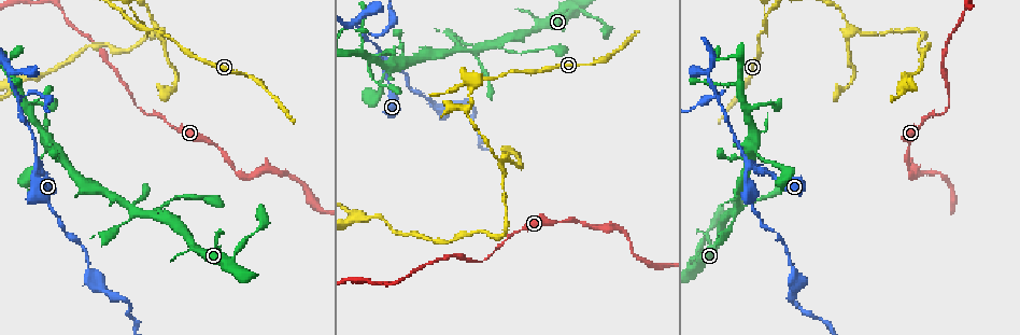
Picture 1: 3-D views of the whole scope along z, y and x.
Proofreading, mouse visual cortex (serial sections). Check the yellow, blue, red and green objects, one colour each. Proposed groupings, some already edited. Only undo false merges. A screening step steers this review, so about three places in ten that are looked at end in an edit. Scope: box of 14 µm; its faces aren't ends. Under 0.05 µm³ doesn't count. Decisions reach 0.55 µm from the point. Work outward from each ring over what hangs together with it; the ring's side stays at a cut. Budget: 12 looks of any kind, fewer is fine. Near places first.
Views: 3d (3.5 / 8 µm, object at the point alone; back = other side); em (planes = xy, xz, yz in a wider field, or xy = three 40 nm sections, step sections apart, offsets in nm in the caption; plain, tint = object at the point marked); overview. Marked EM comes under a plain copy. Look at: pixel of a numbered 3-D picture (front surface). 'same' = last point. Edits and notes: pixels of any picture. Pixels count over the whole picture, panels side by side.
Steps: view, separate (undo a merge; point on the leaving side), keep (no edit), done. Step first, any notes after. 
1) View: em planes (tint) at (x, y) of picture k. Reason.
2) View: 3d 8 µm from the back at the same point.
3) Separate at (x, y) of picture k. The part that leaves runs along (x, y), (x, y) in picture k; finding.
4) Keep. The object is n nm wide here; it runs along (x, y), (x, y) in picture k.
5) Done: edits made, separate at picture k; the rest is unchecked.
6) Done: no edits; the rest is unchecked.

View: 3d 8 µm at (750, 165) of picture 1. Two arms in line, one across.

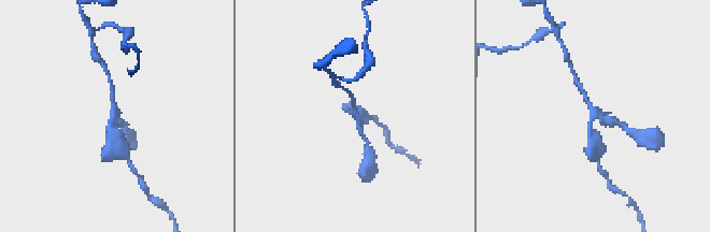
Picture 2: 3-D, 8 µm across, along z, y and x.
View: 3d 3.5 µm at (354, 113) of picture 2.

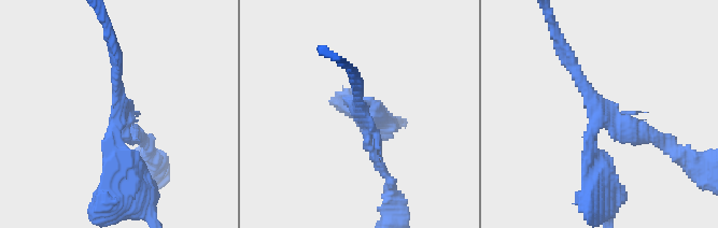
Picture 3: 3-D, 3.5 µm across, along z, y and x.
View: em planes (tint) at (120, 121) of picture 3. 3 arms meet here; the arms are 200, 200, 400 nm wide; shape alone is not enough.

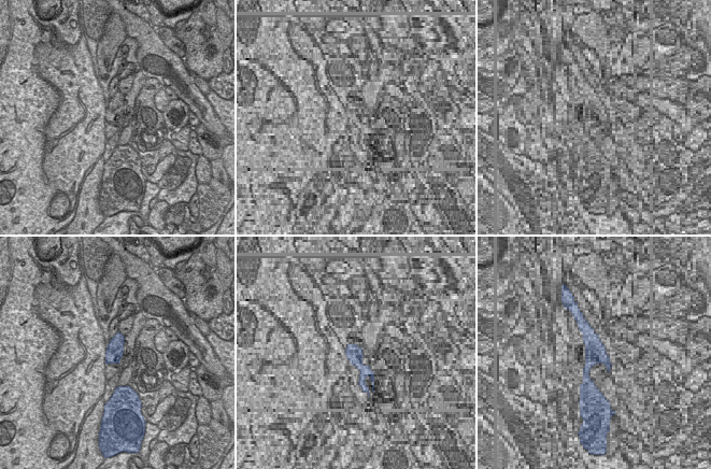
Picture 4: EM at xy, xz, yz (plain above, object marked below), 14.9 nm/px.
Keep. It runs along (659, 138), (599, 122), (590, 155), (601, 184) in picture 3; all the same cell.

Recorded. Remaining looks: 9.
View: 3d 3.5 µm at (793, 263) of picture 1. Branch point.

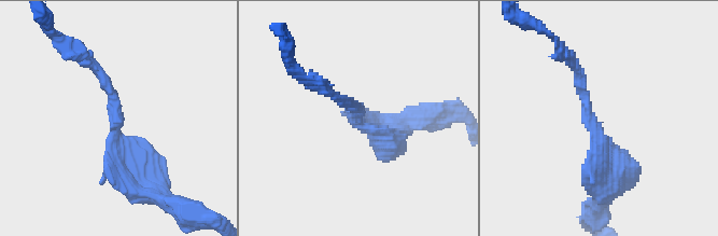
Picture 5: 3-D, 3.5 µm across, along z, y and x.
View: em xy step 1 (tint) at (597, 126) of picture 5.

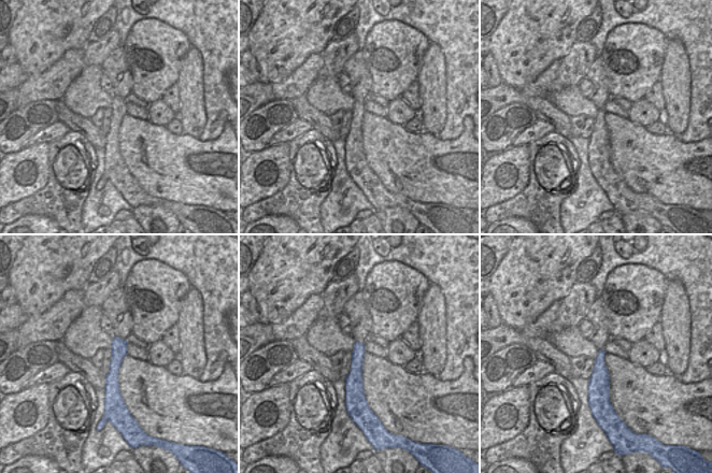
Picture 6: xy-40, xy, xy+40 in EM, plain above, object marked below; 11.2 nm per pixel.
Keep. The object is 160 nm wide here; it runs along (117, 340), (112, 401) in picture 6; all the same cell.

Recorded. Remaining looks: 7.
View: 3d 3.5 µm at (503, 40) of picture 1. Arms part here.

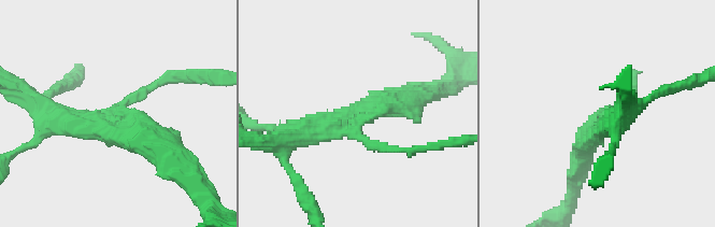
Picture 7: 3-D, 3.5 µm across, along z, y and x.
View: em xy step 1 (tint) at (594, 135) of picture 7. 3 arms meet here; the arms are 150, 300, 350 nm wide; need the tissue.

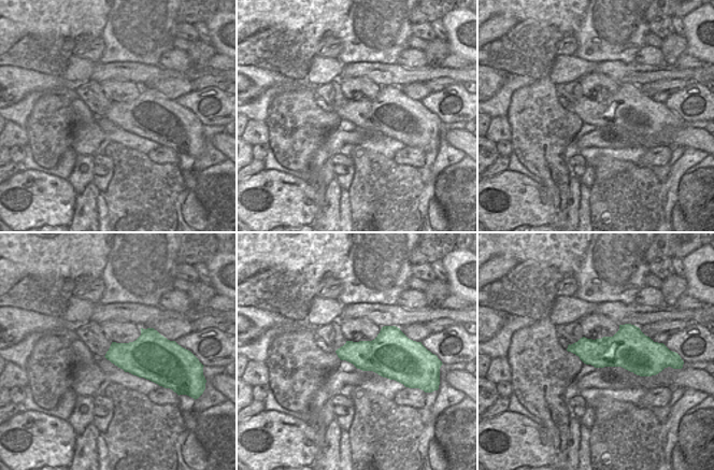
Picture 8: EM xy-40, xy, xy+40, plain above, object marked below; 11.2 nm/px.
Keep. It runs along (179, 166), (142, 133), (56, 116) in picture 7; all the same cell.

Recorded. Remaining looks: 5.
View: 3d 3.5 µm at (483, 77) of picture 1. Two arms at a narrow angle.

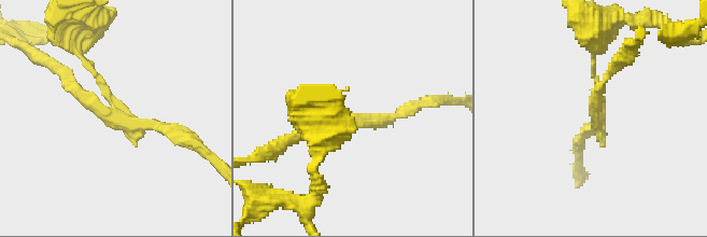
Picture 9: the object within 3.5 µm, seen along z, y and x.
View: em planes (tint) at (358, 120) of picture 9. Shape alone is not enough.

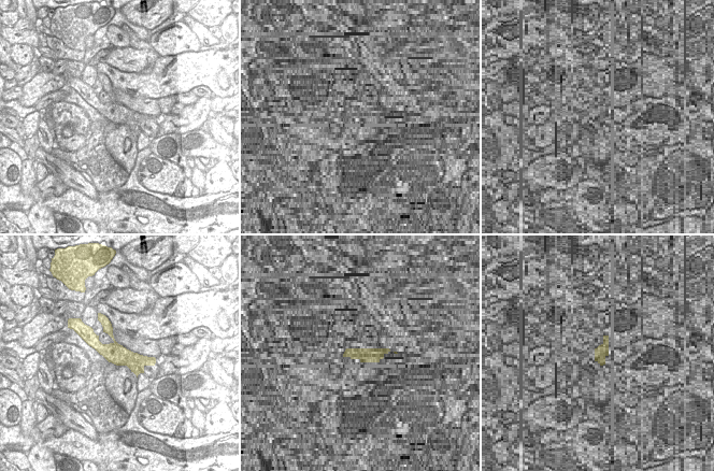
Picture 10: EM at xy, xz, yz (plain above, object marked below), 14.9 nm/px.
Separate at (90, 67) of picture 9. The object is 300 nm wide here; the part that leaves runs along (115, 107), (75, 51), (82, 24) in picture 9; a second cell is stuck on.

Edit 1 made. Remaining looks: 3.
View: 3d 3.5 µm at (718, 100) of picture 1. Sharp bend.

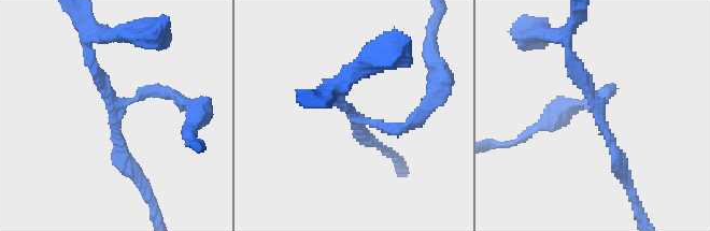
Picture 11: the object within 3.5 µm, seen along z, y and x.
View: em xy step 3 (tint) at (601, 110) of picture 11. 3 arms meet here; the arms are 200, 200, 200 nm wide.

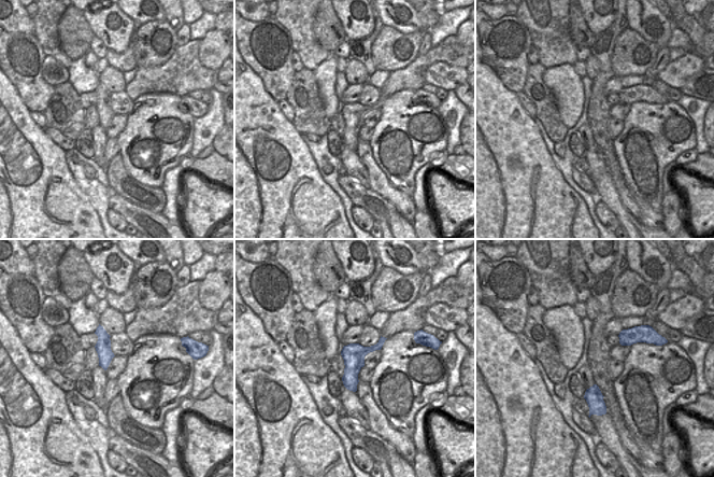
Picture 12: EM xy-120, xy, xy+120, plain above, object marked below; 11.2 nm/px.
View: em xy step 1 (tint) at the same point. Another direction.

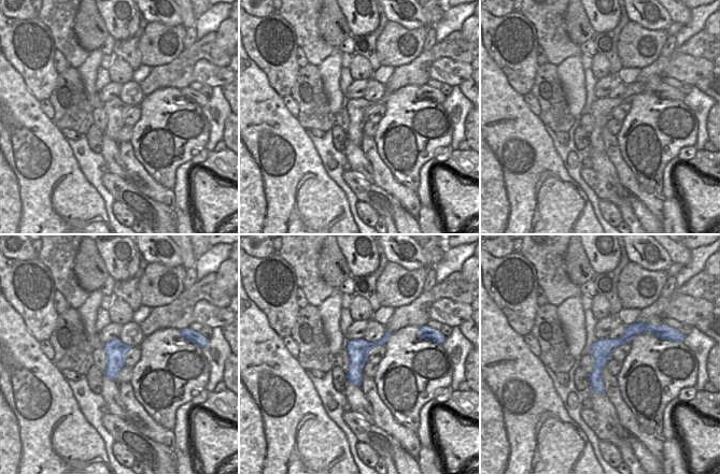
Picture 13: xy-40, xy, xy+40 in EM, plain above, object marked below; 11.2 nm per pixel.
Keep. It runs along (624, 172), (601, 110), (569, 54) in picture 11; continuous, no second cell.

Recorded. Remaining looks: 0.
Done: edits made, separate at picture 9; the rest is unchecked.

